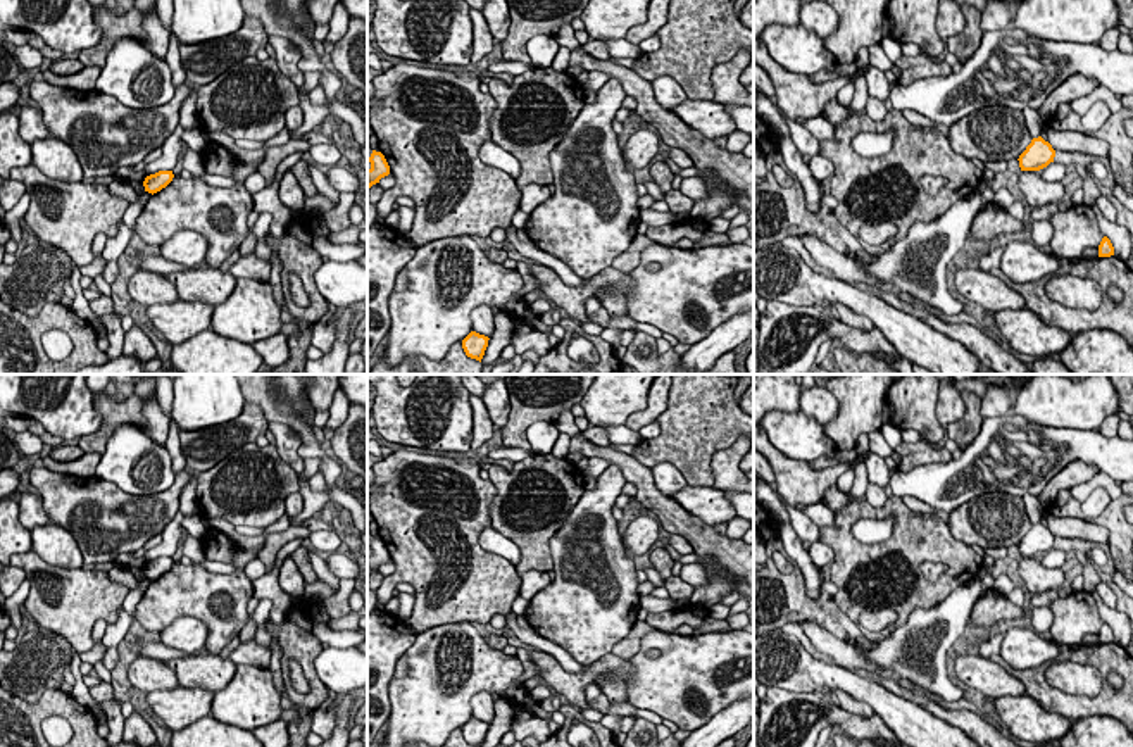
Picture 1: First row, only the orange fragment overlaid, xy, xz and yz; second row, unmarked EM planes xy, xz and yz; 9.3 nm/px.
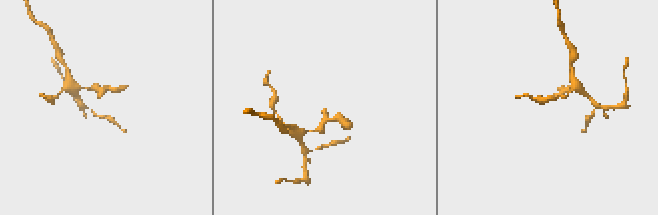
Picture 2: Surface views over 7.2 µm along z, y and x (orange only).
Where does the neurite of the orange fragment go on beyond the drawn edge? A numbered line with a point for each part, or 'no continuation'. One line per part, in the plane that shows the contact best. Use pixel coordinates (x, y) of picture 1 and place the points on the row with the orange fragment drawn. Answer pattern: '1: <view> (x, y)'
no continuation

